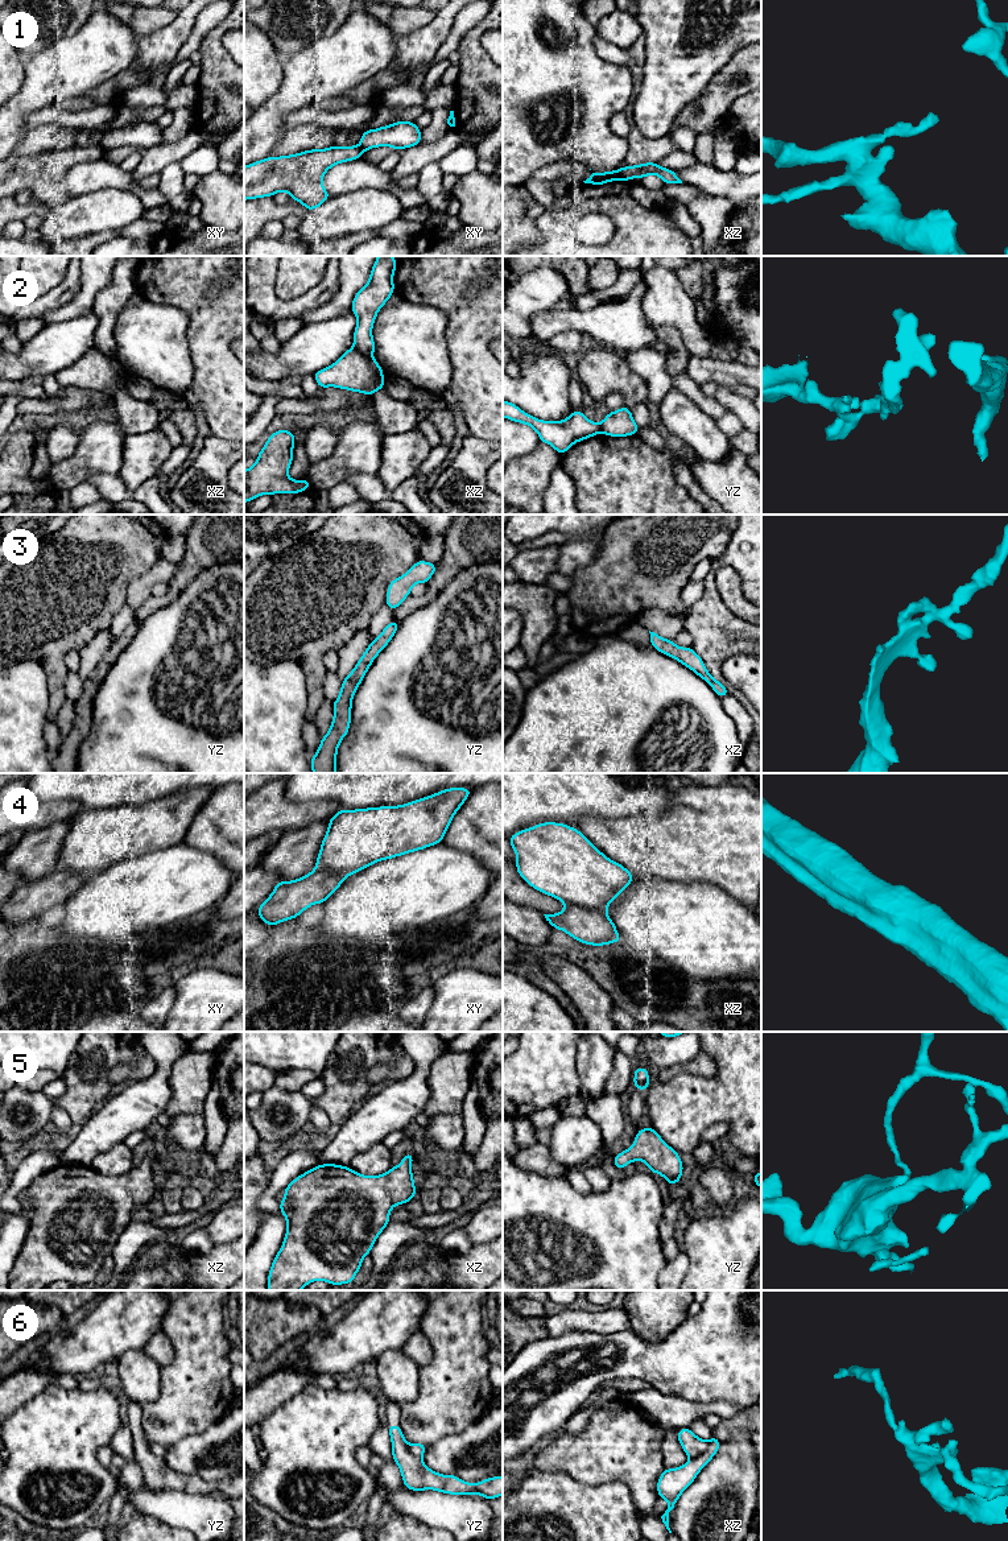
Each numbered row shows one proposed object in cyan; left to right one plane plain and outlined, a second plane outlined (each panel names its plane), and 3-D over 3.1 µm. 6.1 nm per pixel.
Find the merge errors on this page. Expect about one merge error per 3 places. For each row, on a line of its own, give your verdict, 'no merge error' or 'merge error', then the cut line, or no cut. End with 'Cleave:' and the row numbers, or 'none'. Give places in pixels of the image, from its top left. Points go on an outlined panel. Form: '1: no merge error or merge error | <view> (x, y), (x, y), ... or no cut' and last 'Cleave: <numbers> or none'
1: merge error | xz (618, 170), (619, 178)
2: merge error | xz (352, 347), (371, 356)
3: no merge error | no cut
4: merge error | xz (565, 903), (606, 913)
5: no merge error | no cut
6: merge error | xz (709, 1442), (709, 1447), (699, 1457), (690, 1459)
Cleave: 1, 2, 4, 6

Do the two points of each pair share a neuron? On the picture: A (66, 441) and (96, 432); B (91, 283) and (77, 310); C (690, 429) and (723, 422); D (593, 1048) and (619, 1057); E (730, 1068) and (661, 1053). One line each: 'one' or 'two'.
A: two
B: one
C: two
D: two
E: two

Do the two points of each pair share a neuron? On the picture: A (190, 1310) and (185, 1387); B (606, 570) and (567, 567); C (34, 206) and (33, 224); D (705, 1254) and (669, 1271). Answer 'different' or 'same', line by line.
A: same
B: different
C: different
D: different

